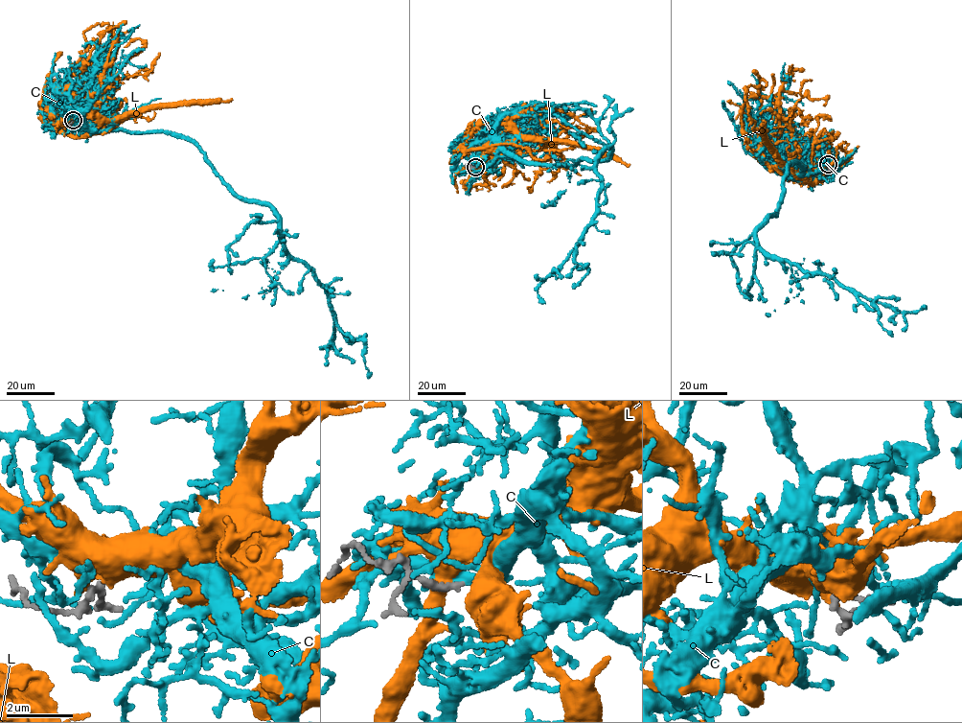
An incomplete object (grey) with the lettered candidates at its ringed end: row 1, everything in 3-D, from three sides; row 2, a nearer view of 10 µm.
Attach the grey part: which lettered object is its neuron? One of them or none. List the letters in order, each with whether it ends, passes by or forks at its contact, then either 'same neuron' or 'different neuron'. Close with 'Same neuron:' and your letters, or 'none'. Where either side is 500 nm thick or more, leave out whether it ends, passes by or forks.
C: it forks there; same neuron
L: it passes by; different neuron
Same neuron: C

